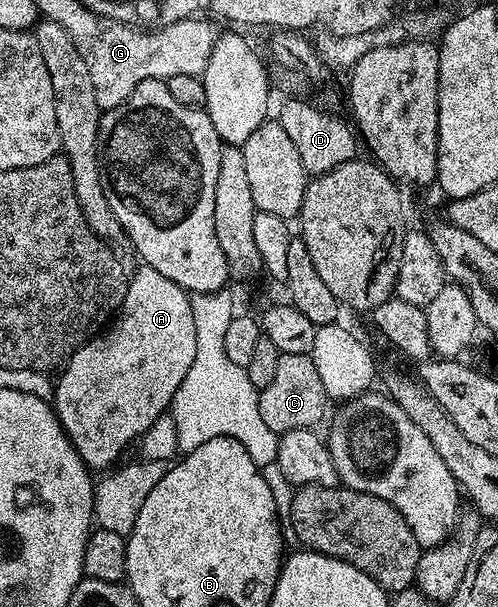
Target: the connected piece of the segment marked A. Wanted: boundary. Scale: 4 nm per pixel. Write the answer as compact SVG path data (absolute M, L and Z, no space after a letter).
M146 264L140 267L136 274L130 275L121 313L102 333L77 348L74 356L62 367L59 382L57 378L53 386L55 414L81 460L95 472L114 467L123 449L131 441L132 445L142 438L157 416L170 411L174 393L181 386L196 355L197 333L190 308L192 295L173 284L169 276L161 276L157 268Z

